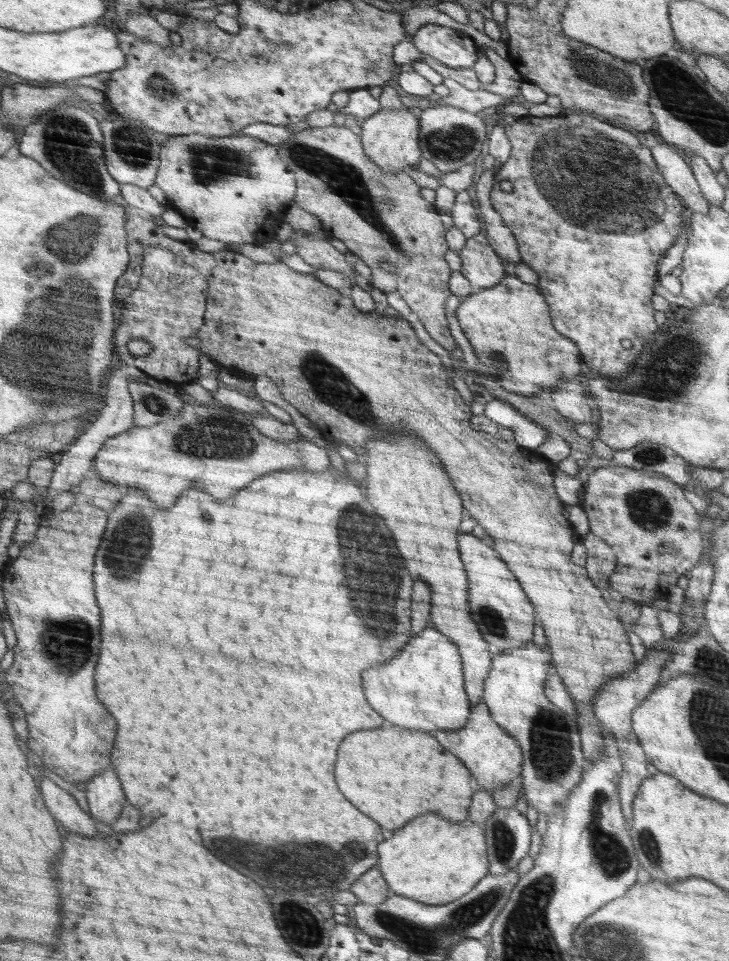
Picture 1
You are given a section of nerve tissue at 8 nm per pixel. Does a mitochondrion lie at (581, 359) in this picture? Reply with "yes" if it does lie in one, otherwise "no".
no

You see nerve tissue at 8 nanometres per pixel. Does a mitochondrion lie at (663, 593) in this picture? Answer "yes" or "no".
no

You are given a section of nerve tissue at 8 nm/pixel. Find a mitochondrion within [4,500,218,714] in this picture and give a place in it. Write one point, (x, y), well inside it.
(135, 534)

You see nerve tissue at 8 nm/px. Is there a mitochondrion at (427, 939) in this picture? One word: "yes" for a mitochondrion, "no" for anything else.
yes

